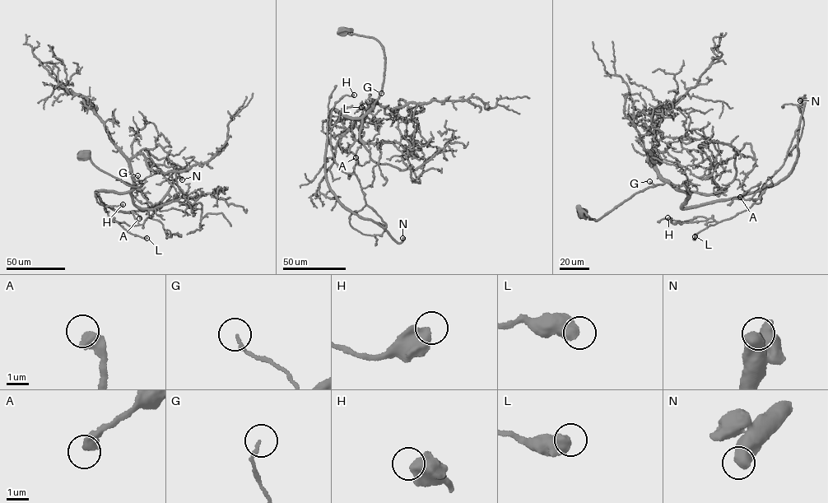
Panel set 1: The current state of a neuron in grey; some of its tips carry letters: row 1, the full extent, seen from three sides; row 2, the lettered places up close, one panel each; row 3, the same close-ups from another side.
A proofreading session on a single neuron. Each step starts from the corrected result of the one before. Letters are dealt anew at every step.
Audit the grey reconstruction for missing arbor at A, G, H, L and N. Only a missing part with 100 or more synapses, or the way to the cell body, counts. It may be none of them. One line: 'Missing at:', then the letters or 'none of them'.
Missing at: N

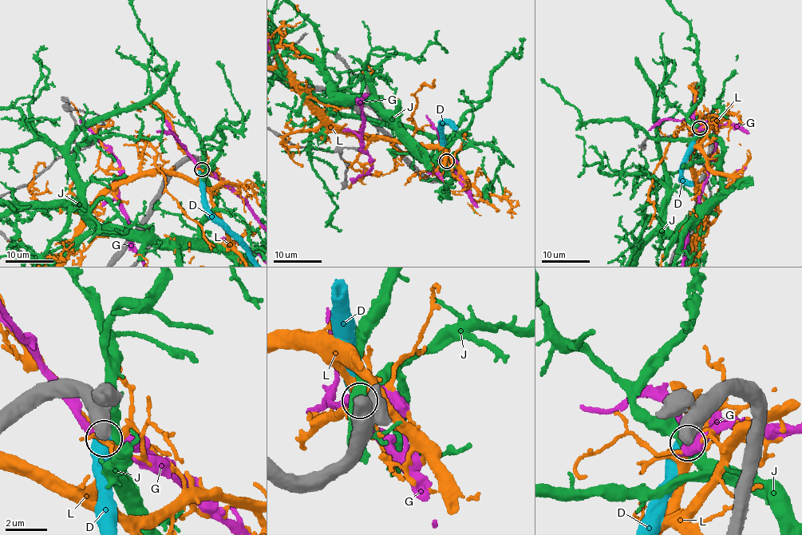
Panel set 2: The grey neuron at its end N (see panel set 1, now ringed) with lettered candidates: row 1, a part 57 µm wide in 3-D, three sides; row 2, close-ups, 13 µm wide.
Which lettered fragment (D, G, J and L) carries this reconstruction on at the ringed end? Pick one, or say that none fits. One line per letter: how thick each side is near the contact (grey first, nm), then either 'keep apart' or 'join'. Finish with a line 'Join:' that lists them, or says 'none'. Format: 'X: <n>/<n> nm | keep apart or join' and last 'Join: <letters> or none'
D: 650/650 nm | join
G: 650/280 nm | keep apart
J: 650/420 nm | keep apart
L: 850/280 nm | keep apart
Join: D

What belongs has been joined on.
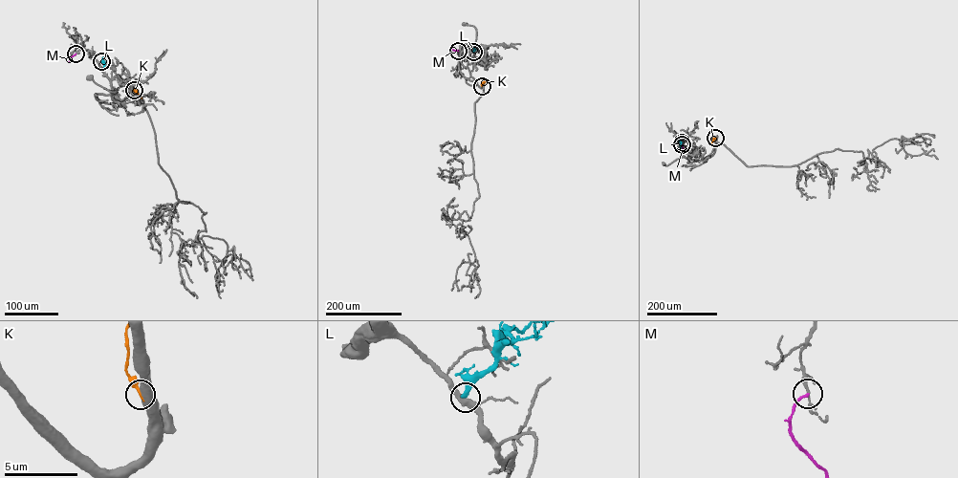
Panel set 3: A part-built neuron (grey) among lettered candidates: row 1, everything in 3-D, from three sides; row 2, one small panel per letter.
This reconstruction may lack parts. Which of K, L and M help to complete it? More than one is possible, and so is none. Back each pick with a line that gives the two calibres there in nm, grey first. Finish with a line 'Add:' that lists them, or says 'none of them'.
Add: none of them

